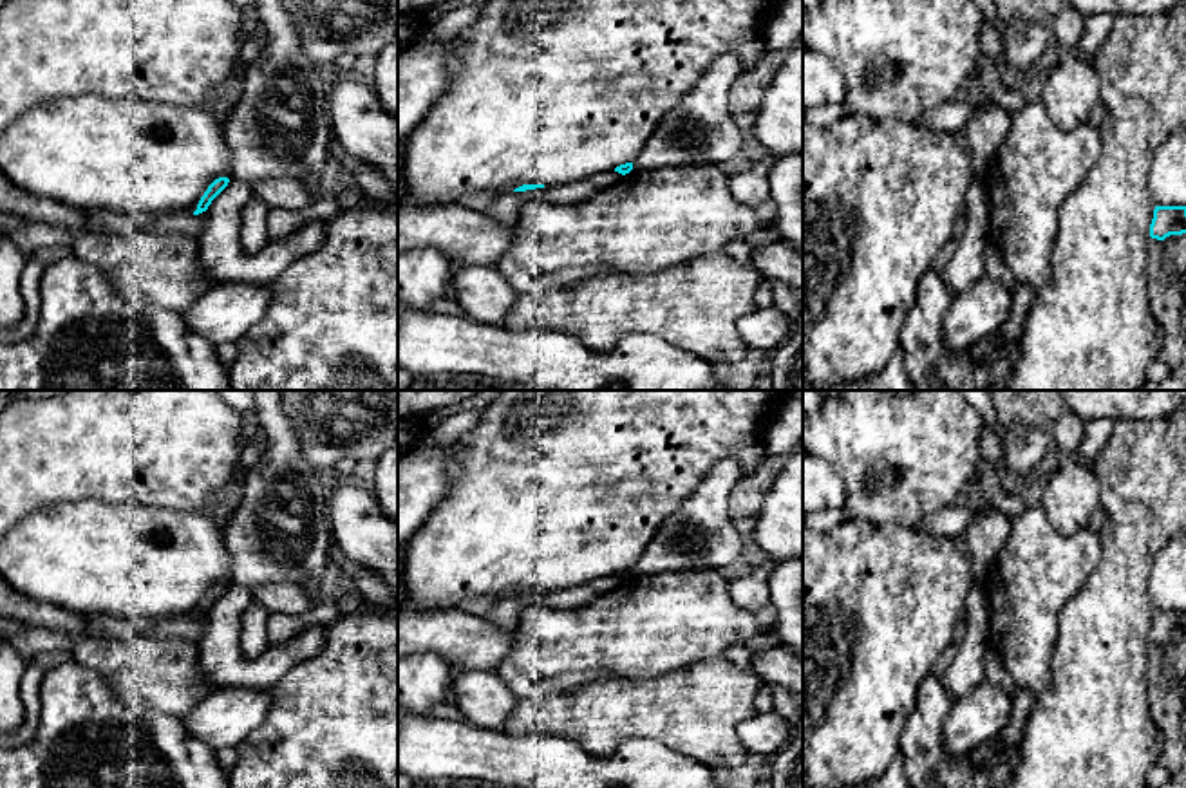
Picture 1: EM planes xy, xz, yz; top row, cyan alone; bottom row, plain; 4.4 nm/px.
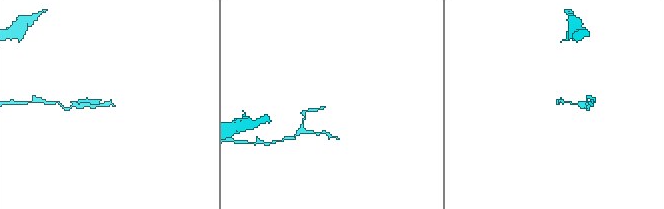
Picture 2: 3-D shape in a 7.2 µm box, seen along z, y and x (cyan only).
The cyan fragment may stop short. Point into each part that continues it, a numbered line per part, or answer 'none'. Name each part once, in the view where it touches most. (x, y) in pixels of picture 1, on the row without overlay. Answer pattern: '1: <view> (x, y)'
none

